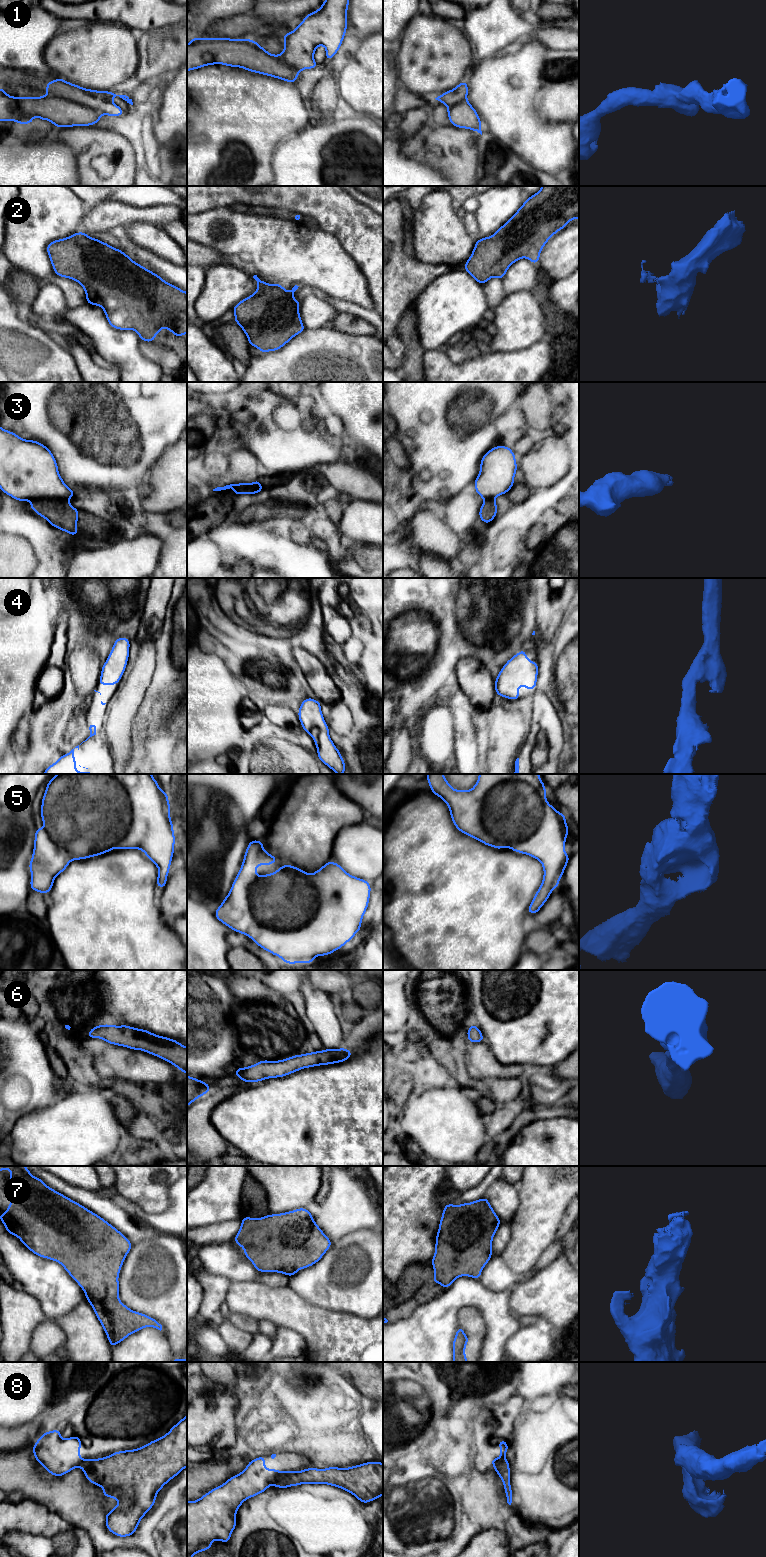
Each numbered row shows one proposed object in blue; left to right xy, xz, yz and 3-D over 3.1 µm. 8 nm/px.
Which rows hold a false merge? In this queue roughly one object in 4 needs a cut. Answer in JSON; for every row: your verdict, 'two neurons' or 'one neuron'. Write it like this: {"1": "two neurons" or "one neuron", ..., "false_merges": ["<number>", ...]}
{"1": "two neurons", "2": "one neuron", "3": "two neurons", "4": "one neuron", "5": "one neuron", "6": "one neuron", "7": "one neuron", "8": "two neurons", "false_merges": ["1", "3", "8"]}

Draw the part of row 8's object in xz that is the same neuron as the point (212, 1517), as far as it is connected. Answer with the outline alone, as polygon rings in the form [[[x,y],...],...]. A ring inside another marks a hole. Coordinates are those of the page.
[[[261,1456],[252,1459],[241,1473],[232,1476],[198,1500],[187,1501],[187,1557],[193,1557],[196,1553],[211,1549],[211,1543],[215,1540],[229,1543],[237,1524],[235,1516],[242,1503],[266,1491],[281,1474],[288,1472],[267,1469],[265,1456]]]

